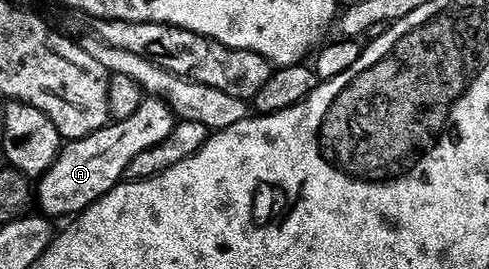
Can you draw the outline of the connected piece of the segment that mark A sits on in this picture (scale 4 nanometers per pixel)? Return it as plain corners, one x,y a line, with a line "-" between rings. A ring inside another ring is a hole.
145,98
137,106
137,114
133,118
125,118
108,123
99,132
89,134
83,140
70,141
60,151
55,164
45,173
37,184
37,202
44,208
48,217
71,216
84,212
91,204
96,204
105,194
109,194
127,175
129,162
141,154
141,150
149,150
174,130
177,117
168,108
164,100

